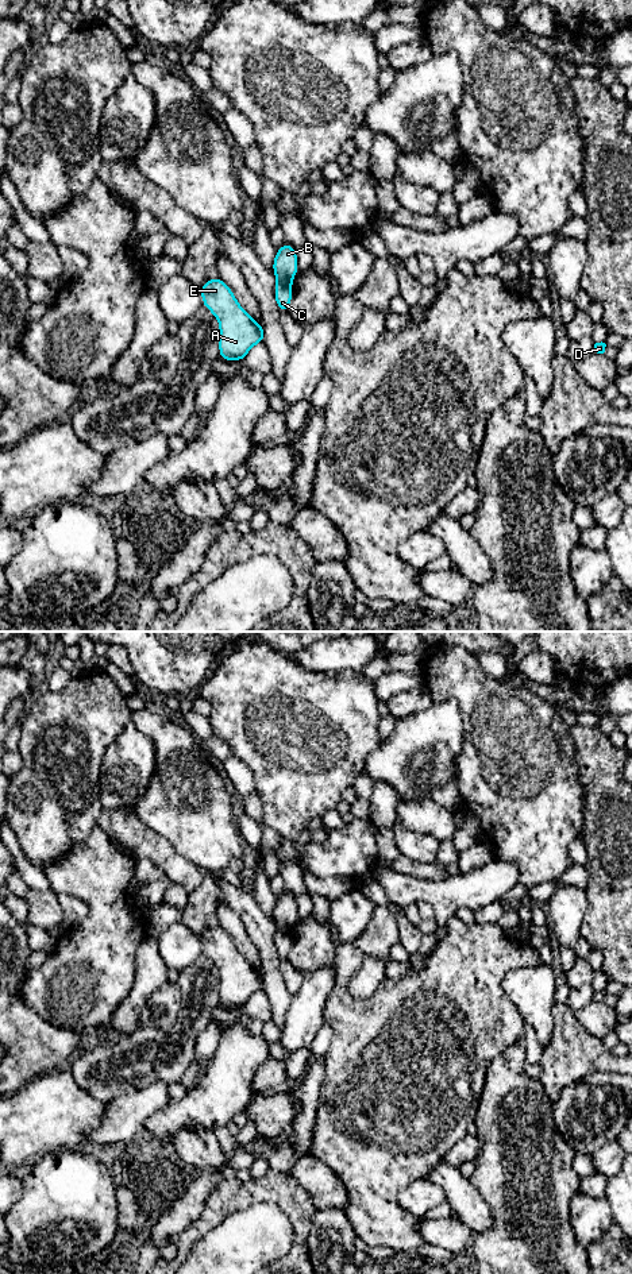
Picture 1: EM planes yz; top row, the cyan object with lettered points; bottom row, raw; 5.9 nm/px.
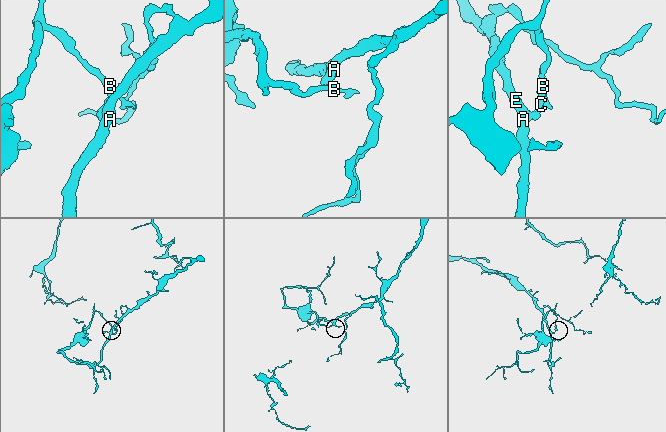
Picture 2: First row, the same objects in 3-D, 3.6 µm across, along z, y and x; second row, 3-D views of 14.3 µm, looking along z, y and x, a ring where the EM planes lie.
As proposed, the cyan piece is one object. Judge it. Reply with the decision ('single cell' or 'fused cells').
fused cells

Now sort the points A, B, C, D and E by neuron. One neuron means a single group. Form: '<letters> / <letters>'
A C D E / B

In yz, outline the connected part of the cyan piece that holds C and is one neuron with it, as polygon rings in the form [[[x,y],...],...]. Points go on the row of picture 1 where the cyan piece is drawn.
[[[277,282],[274,296],[280,313],[288,312],[289,304],[292,301],[292,290],[293,287],[290,282]]]

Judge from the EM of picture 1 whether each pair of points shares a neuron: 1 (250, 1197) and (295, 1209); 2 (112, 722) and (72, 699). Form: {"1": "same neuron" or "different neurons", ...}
{"1": "same neuron", "2": "same neuron"}

